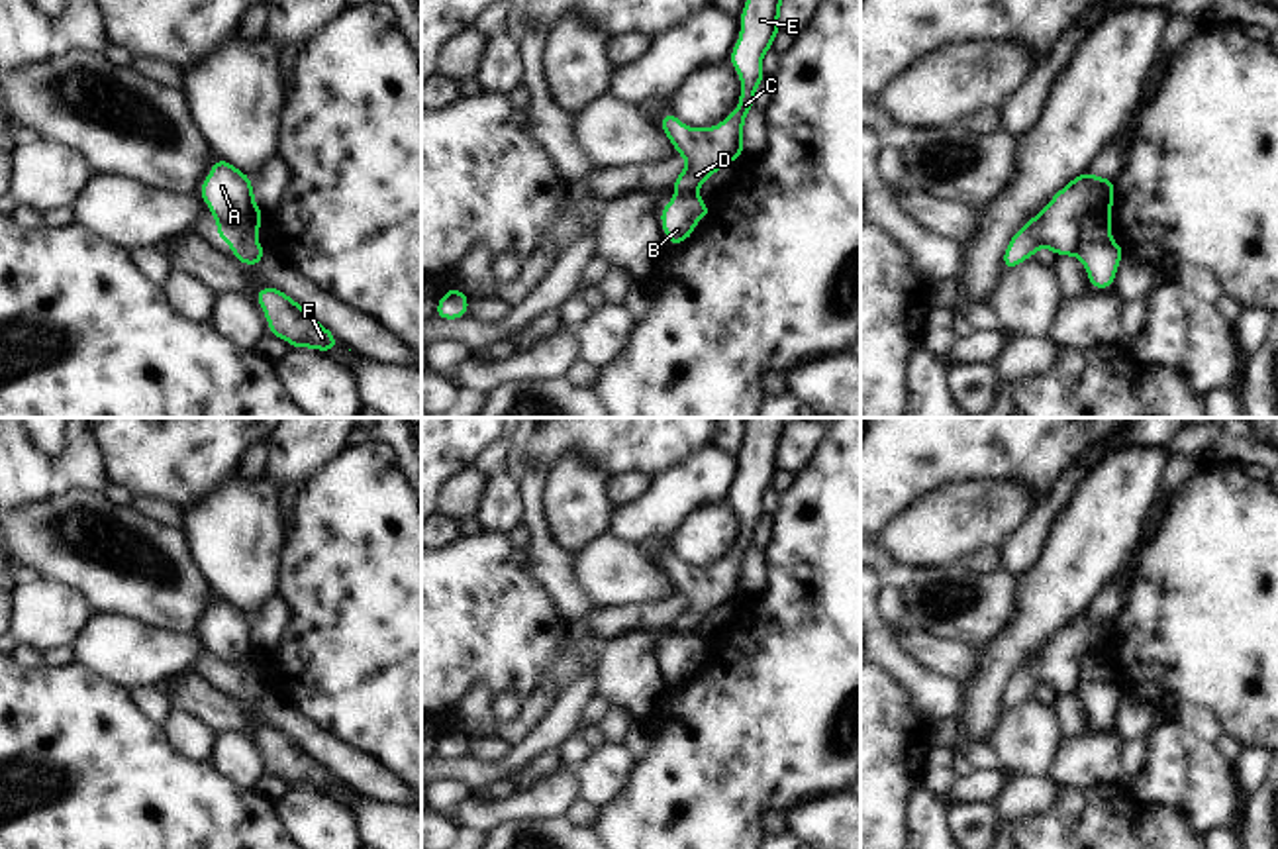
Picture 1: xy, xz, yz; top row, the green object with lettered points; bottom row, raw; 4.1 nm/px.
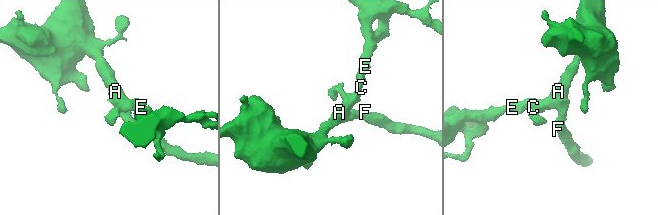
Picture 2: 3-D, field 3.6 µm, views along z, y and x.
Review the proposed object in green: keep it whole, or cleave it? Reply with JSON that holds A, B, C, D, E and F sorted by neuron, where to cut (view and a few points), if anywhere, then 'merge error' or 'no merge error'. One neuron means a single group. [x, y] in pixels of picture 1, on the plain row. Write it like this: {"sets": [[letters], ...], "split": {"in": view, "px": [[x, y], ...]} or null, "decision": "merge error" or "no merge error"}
{"sets": [["A", "C", "D", "E"], ["B", "F"]], "split": {"in": "yz", "px": [[1108, 653], [1096, 655], [1088, 663], [1088, 679], [1073, 693]]}, "decision": "merge error"}

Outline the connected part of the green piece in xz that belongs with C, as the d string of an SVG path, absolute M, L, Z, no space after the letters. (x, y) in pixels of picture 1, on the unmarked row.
M751 418L743 445L739 478L729 494L741 518L737 547L713 567L688 567L674 551L663 551L661 569L670 578L676 594L686 598L686 608L674 618L676 635L696 637L700 625L723 604L743 598L745 555L753 549L755 529L764 522L762 494L772 488L782 471L778 463L784 418Z

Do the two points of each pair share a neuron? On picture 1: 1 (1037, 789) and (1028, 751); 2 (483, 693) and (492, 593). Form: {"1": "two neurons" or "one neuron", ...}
{"1": "two neurons", "2": "two neurons"}

